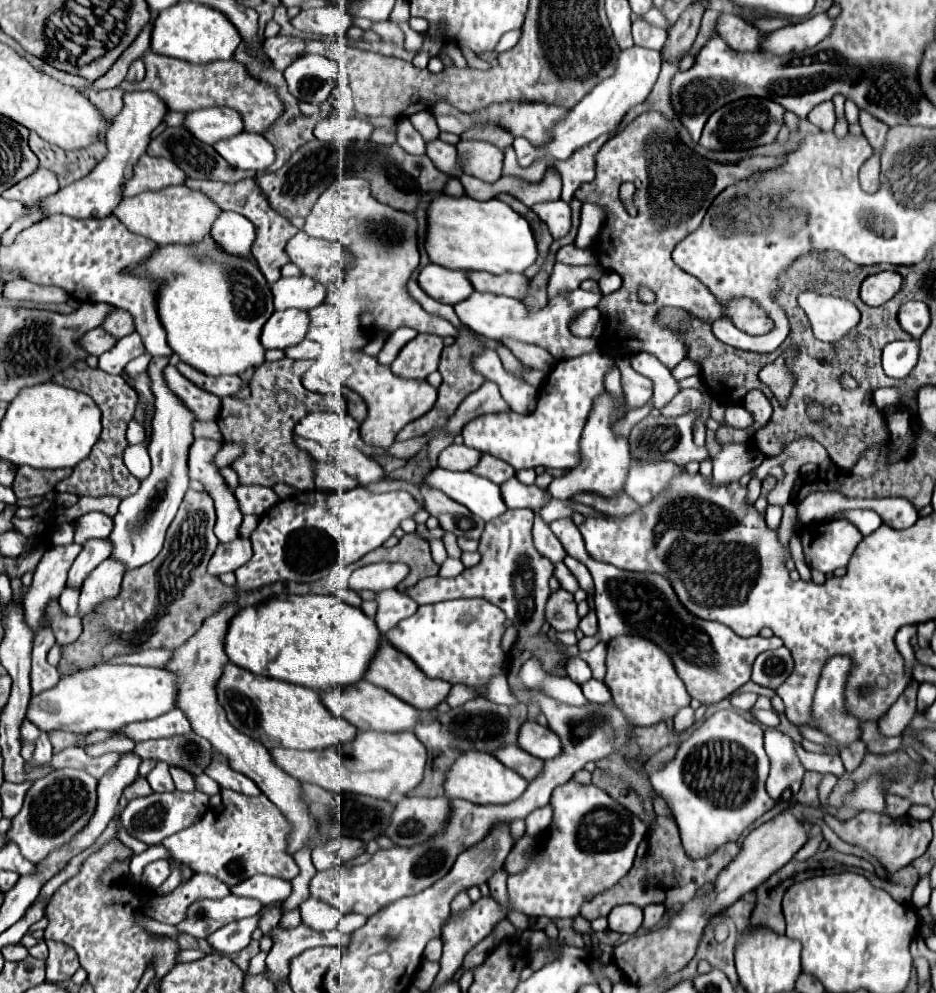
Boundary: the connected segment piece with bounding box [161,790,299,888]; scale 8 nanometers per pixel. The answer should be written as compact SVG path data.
M221 790L221 796L223 802L219 808L215 808L215 812L207 810L197 824L161 842L171 852L171 856L195 872L219 878L229 888L255 874L295 878L299 868L287 854L291 822L281 814L281 810L269 802L265 794L245 796L239 792Z

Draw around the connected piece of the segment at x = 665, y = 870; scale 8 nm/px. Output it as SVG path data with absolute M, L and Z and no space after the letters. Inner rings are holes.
M657 818L655 830L647 834L647 838L641 842L641 846L637 850L637 858L635 858L631 872L625 878L621 878L611 890L605 890L603 894L597 894L591 902L587 902L587 906L583 906L583 918L591 922L599 916L607 916L613 906L625 904L625 902L641 906L641 908L647 904L657 904L657 902L663 902L667 908L673 904L685 904L695 896L695 892L699 888L703 888L705 884L713 884L717 874L737 854L739 854L739 846L735 842L727 842L727 844L719 846L713 854L693 860L683 850L677 824L671 818ZM657 888L661 888L663 892L659 894ZM659 896L661 896L661 900L657 900Z

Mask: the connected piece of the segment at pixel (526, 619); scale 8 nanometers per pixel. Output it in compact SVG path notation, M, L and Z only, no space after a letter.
M523 508L523 510L507 510L507 514L503 514L503 518L497 518L495 522L485 524L483 536L479 540L479 550L485 550L485 556L481 558L481 562L473 568L465 568L459 576L455 578L443 578L443 576L429 576L423 578L419 584L415 584L411 590L407 590L407 594L411 598L415 598L417 604L435 604L435 602L443 602L443 600L453 600L453 598L485 598L491 604L499 606L505 614L507 620L515 626L517 630L517 644L531 652L533 658L539 658L541 666L545 672L551 670L563 670L565 662L569 660L567 654L563 654L557 646L557 642L549 640L549 636L541 630L545 624L545 604L551 596L549 590L549 578L553 576L553 564L551 560L547 560L545 556L541 556L531 540L531 528L533 528L533 512Z

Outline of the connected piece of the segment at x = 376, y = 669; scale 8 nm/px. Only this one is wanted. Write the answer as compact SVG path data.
M383 640L383 650L379 650L379 658L375 658L375 662L371 664L371 674L367 674L367 680L391 694L395 694L397 698L401 698L403 702L415 706L417 710L433 710L437 708L441 702L445 702L451 684L445 680L431 680L427 678L411 658L407 658L403 652L395 650L387 640Z

